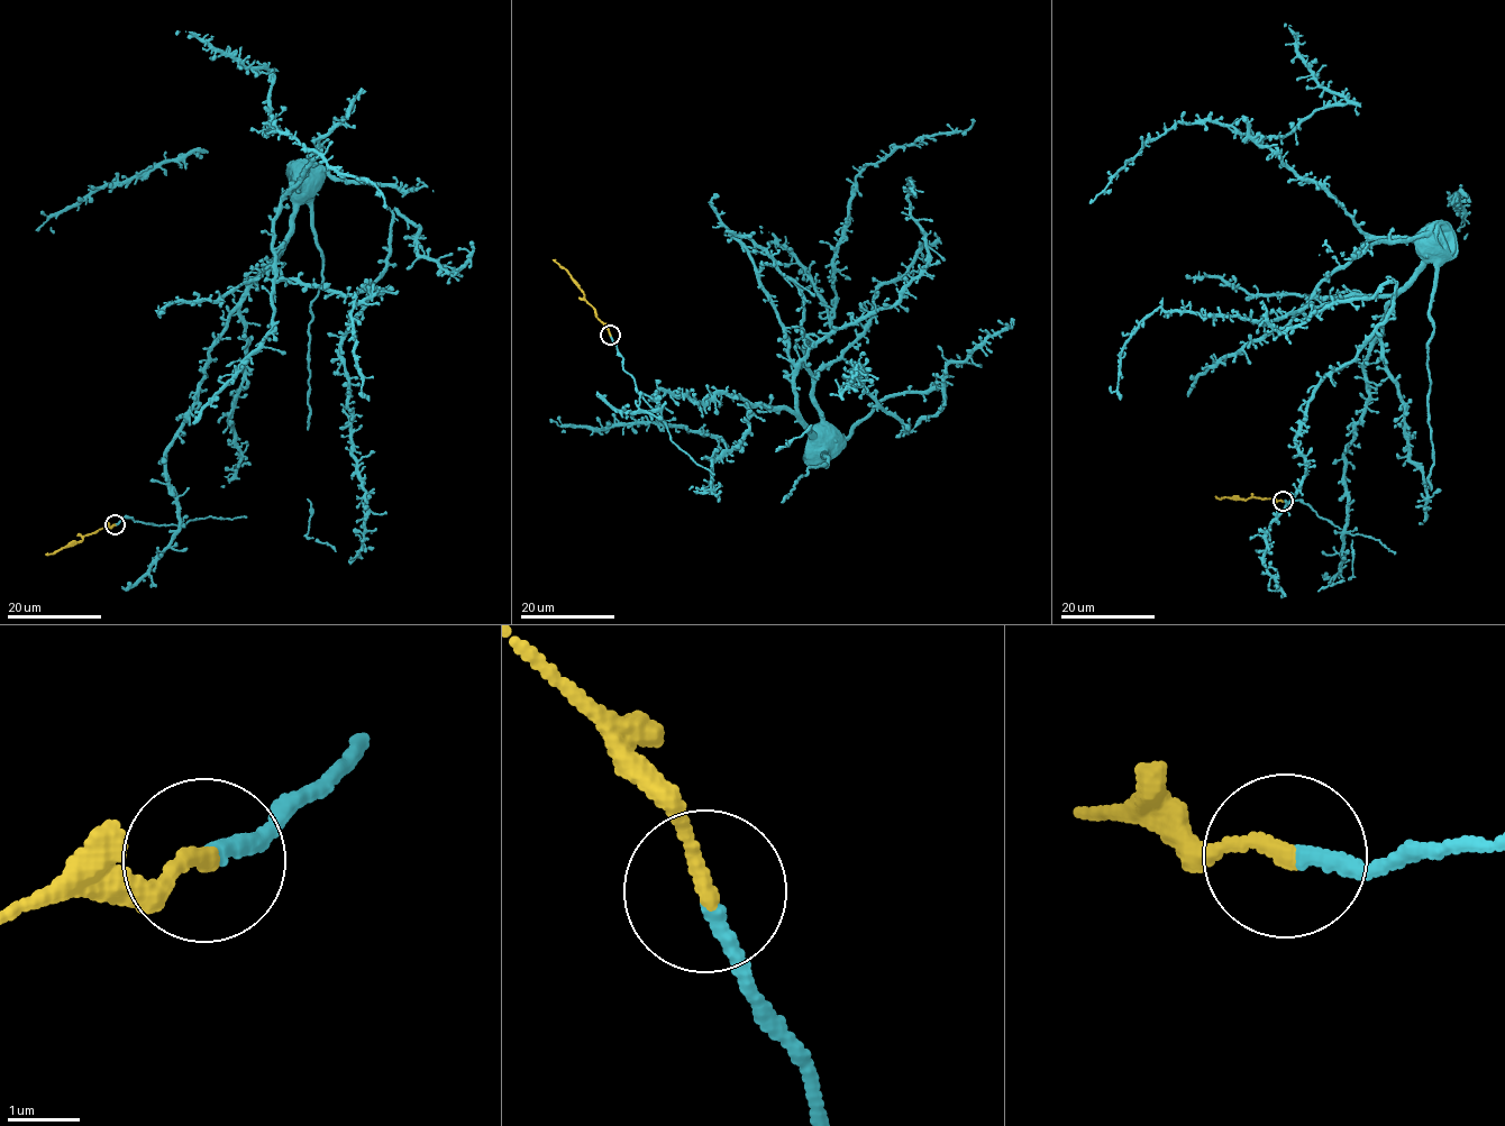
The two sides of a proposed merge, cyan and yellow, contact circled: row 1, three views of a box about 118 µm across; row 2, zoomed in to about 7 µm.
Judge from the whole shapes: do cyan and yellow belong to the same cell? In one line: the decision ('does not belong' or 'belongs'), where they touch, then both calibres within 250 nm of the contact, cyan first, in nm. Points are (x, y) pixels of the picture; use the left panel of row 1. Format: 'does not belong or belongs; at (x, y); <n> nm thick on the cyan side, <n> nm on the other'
belongs; at (115, 524); 240 nm thick on the cyan side, 220 nm on the other

